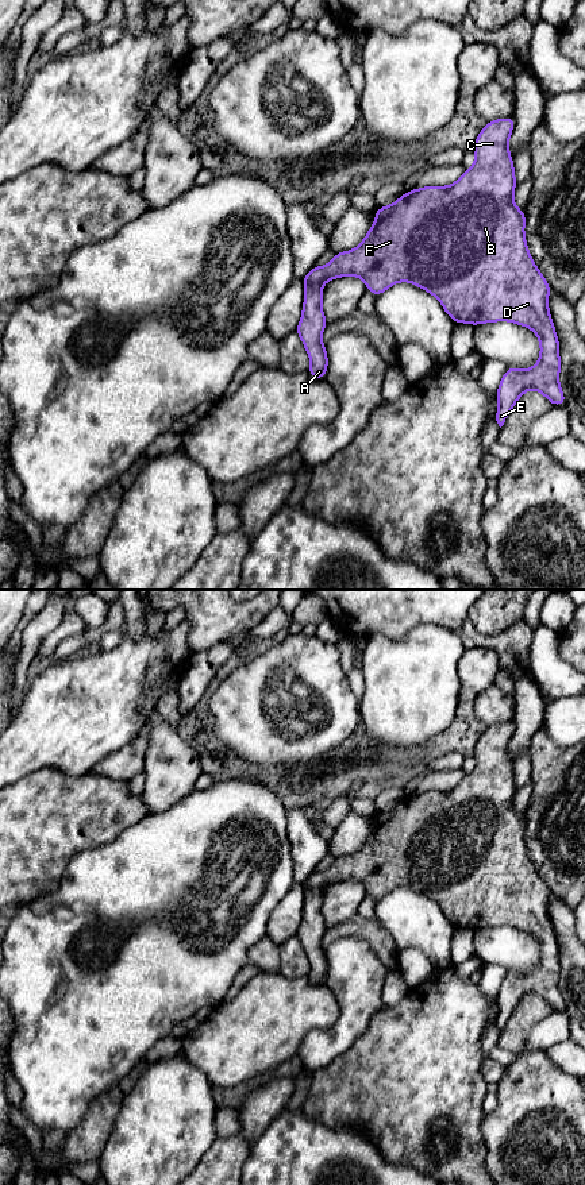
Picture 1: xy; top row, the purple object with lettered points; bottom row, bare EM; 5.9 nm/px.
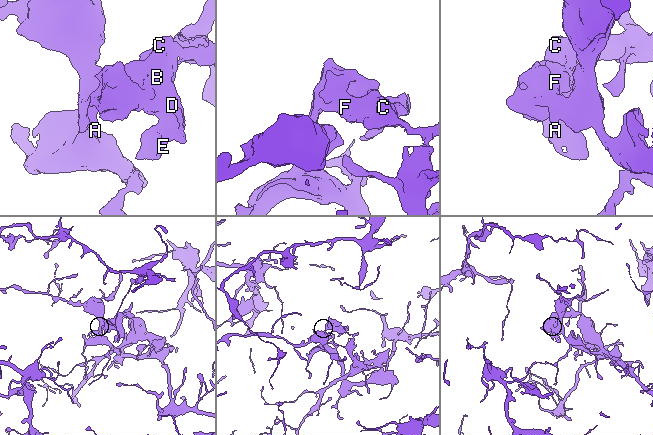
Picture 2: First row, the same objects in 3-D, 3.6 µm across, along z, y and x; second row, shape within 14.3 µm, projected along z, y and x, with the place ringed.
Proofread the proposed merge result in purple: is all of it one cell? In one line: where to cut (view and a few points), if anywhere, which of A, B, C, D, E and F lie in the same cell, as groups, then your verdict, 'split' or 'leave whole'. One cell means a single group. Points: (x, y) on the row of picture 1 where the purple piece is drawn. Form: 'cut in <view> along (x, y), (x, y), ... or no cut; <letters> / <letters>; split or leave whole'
cut in xy along (304, 281), (320, 286); A / B C D E F; split

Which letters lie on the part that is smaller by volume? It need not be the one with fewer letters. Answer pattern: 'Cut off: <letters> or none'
Cut off: B, C, D, E, F

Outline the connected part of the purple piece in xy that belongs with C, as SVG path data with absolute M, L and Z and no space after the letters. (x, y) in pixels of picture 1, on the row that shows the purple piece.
M513 117L488 121L474 142L474 165L449 186L424 186L403 194L389 206L376 209L376 220L358 247L338 252L330 263L312 267L303 278L312 286L339 277L359 277L366 283L366 290L376 297L397 282L411 282L435 296L444 312L454 323L485 324L511 321L534 331L540 343L540 356L532 368L522 370L508 367L500 381L496 398L499 409L496 421L501 428L523 393L534 389L542 393L551 405L565 405L566 398L558 377L561 371L559 341L549 312L550 285L538 270L524 236L526 215L513 202L516 189L513 161L508 143L515 127Z

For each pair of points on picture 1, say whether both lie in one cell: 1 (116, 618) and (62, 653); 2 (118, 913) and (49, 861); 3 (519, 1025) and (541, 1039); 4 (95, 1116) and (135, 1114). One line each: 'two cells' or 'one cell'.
1: one cell
2: two cells
3: two cells
4: two cells

